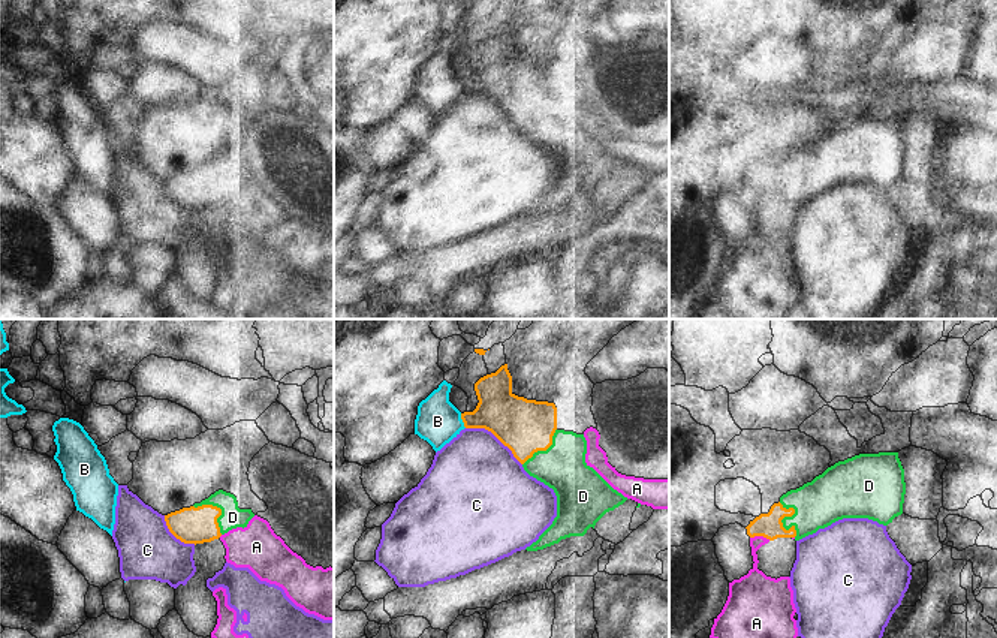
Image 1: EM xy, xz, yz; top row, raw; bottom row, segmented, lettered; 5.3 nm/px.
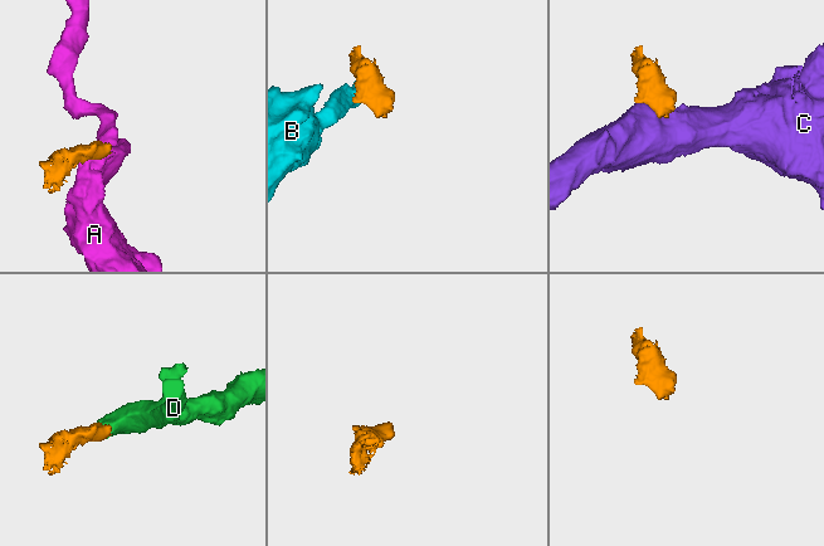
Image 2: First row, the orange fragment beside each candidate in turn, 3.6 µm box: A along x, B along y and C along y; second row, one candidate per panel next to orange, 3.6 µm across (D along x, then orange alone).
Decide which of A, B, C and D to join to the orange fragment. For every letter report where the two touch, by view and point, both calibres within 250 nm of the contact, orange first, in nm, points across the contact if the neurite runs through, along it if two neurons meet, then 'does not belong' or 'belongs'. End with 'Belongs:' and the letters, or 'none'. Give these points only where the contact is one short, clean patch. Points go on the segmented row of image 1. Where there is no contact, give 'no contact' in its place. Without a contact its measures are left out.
A: yz (761, 535) | 140/120 nm | does not belong
B: xz (463, 421) | 240/240 nm | along xz (460, 414), (466, 427) | does not belong
C: xz (496, 436) | 280/460 nm | does not belong
D: yz (783, 517) | 140/260 nm | belongs
Belongs: D

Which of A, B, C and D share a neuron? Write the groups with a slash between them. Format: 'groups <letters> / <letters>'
groups A / B / C / D

